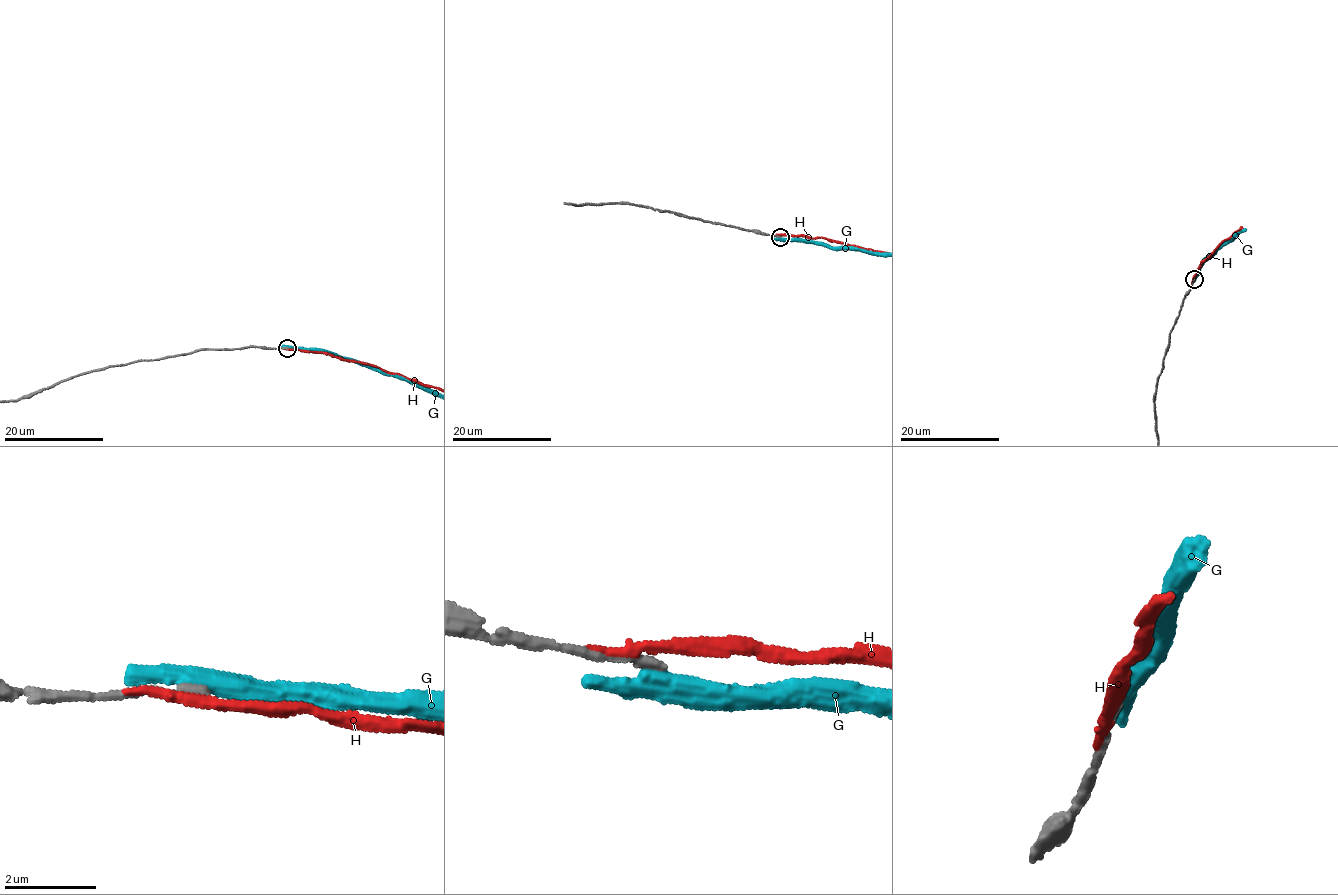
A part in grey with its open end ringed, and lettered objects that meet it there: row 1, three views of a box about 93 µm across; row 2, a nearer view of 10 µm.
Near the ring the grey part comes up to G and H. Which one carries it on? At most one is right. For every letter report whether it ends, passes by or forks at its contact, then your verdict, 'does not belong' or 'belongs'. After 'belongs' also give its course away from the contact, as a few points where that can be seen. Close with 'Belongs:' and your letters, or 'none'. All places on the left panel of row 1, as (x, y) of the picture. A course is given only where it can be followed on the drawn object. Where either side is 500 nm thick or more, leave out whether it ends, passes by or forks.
G: it passes by; does not belong
H: it ends; does not belong
Belongs: none

